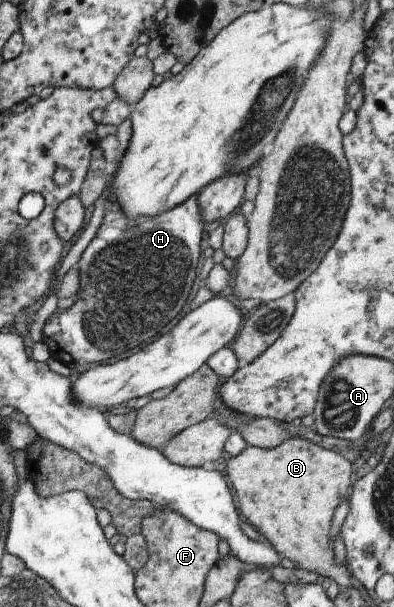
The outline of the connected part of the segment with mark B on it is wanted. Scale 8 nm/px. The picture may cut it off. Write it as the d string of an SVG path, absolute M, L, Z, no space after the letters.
M297 437L289 438L272 449L249 446L227 461L227 478L235 490L239 512L255 526L262 539L269 542L281 556L289 558L297 568L319 574L323 583L333 580L340 588L350 587L349 571L344 563L337 561L333 553L331 522L337 506L350 494L357 468L339 453Z

